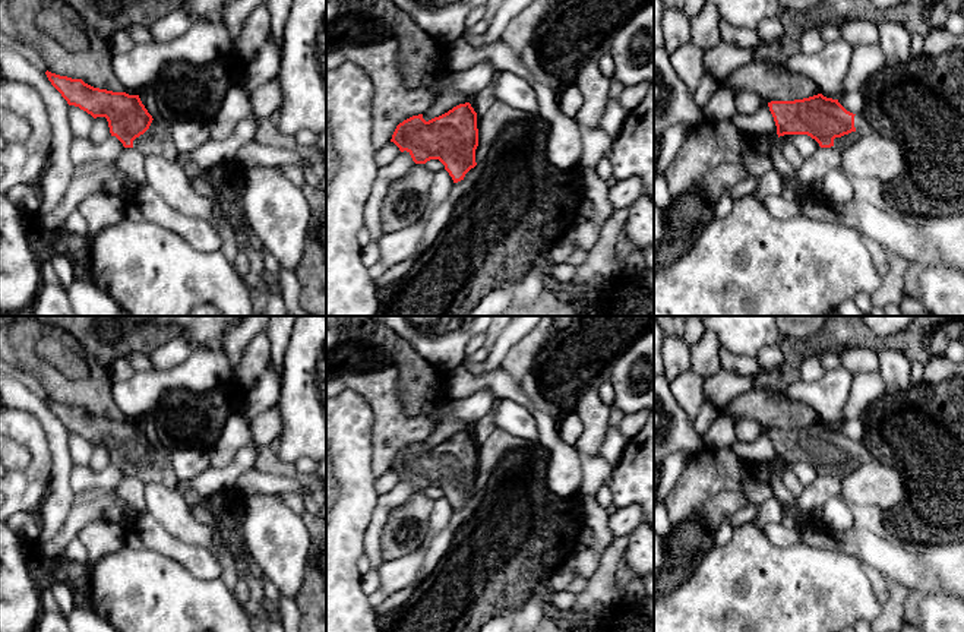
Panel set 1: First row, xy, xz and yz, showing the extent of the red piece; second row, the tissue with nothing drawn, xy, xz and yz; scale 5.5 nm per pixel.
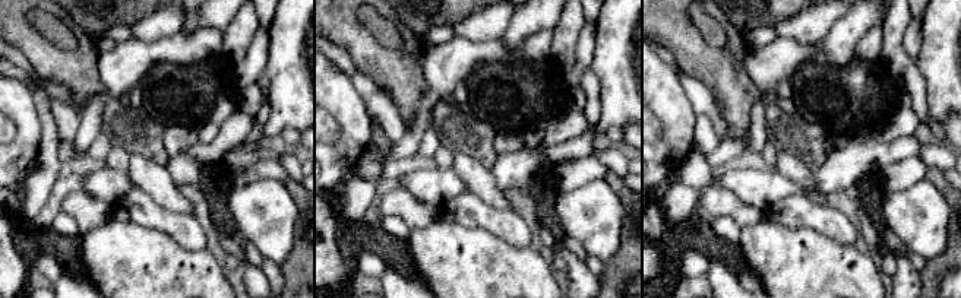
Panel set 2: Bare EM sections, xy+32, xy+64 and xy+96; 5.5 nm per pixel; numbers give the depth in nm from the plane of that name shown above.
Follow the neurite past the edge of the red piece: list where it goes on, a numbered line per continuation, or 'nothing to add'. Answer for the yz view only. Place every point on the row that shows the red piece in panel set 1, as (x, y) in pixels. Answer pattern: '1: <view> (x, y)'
1: yz (846, 141)

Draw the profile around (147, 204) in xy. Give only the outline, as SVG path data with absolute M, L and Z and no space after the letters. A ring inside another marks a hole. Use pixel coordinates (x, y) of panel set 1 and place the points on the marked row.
M149 186L140 187L133 195L130 209L138 218L181 236L199 252L221 249L221 237L211 222L178 212Z

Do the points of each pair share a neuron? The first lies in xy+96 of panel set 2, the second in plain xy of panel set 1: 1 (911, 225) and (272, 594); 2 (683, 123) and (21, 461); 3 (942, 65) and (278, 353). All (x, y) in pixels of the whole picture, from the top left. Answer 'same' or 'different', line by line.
1: different
2: different
3: different

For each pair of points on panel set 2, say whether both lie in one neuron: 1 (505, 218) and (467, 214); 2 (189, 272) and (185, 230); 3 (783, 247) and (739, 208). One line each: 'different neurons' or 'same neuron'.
1: same neuron
2: different neurons
3: different neurons

